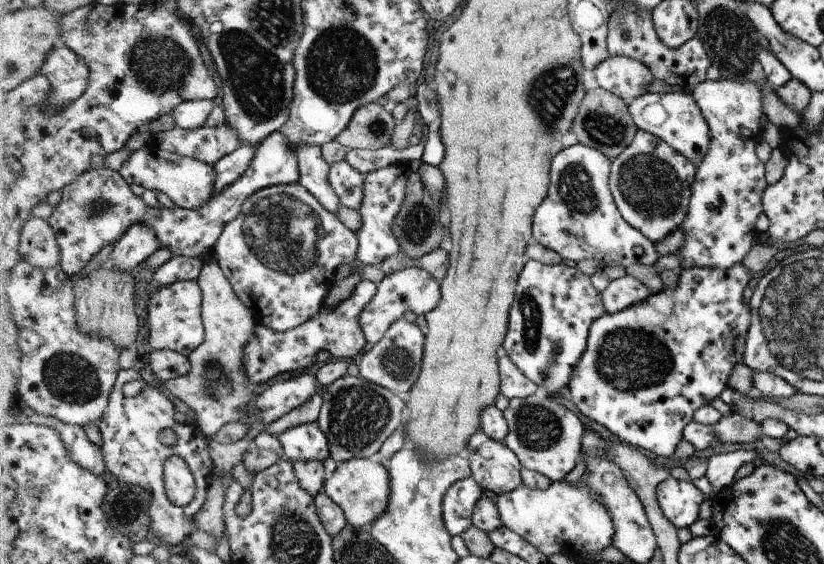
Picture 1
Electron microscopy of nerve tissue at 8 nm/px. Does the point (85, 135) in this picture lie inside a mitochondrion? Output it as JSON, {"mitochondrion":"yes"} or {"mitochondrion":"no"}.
{"mitochondrion":"no"}

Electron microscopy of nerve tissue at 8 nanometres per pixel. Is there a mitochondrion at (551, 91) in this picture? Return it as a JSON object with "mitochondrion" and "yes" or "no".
{"mitochondrion":"yes"}

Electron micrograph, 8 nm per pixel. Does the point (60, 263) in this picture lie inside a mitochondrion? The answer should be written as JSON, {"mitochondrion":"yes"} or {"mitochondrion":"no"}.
{"mitochondrion":"no"}

